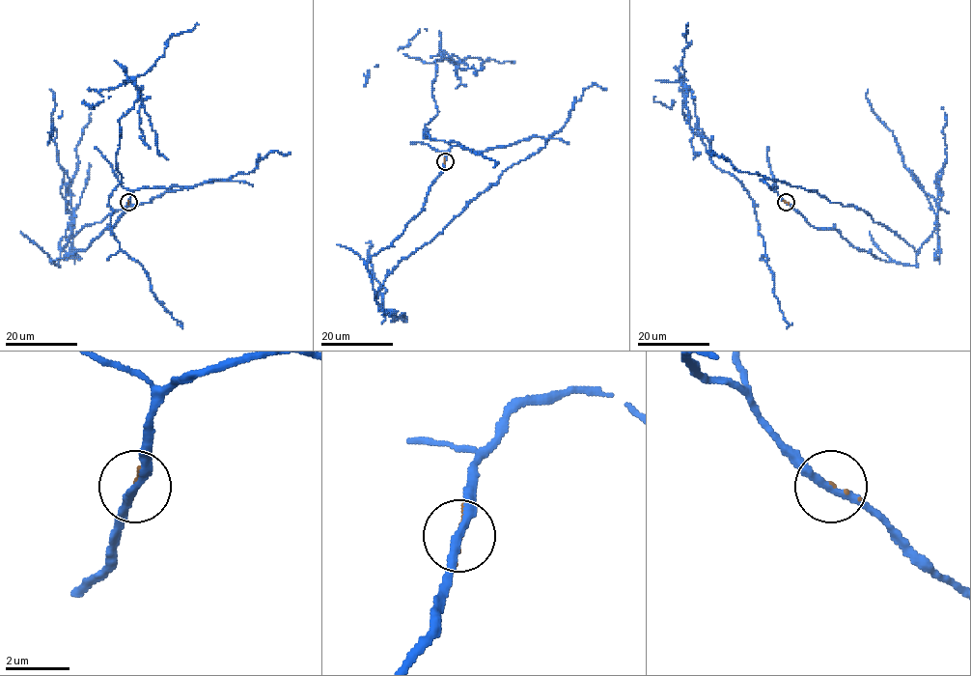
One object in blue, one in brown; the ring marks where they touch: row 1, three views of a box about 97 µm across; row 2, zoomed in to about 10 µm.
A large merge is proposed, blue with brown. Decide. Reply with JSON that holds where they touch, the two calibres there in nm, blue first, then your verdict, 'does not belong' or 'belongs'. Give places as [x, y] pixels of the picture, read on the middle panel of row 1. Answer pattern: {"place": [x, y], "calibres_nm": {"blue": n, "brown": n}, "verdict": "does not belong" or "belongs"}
{"place": [445, 161], "calibres_nm": {"blue": 240, "brown": 100}, "verdict": "does not belong"}

